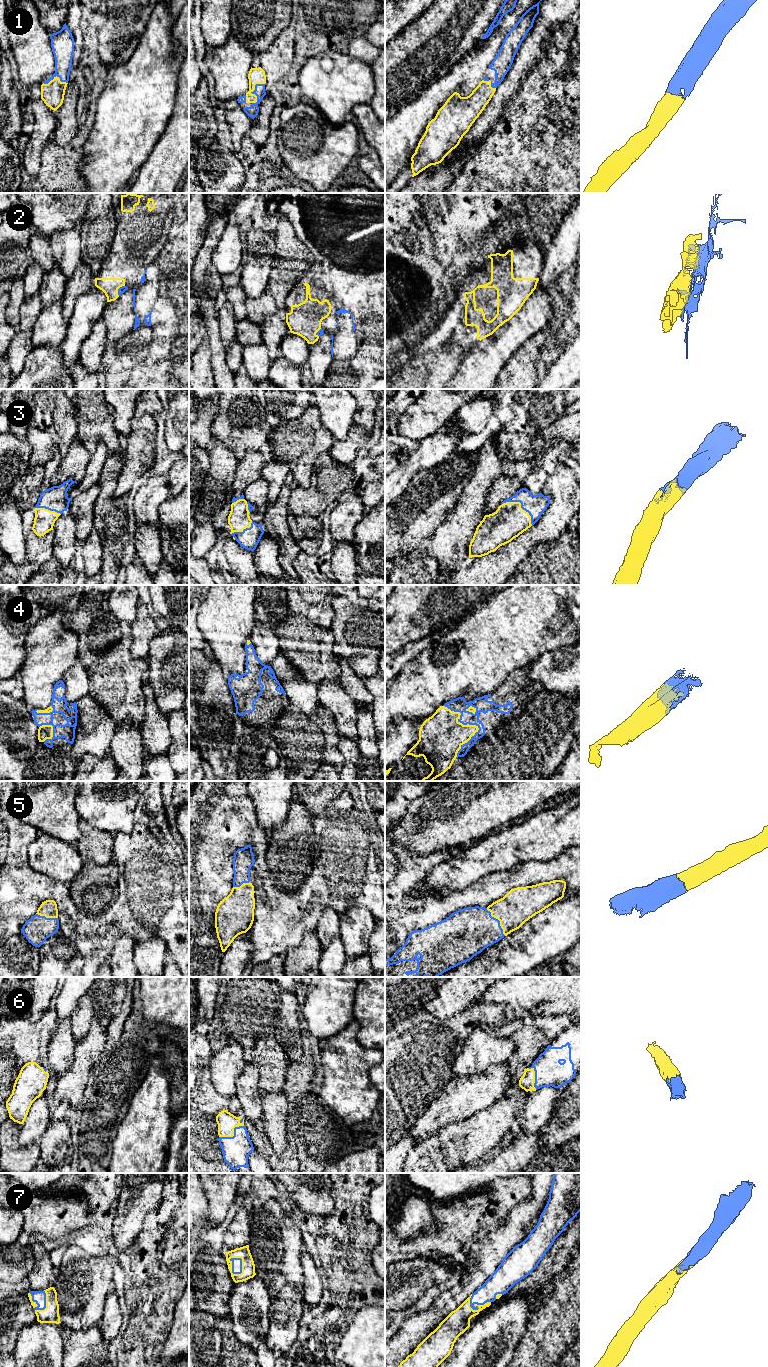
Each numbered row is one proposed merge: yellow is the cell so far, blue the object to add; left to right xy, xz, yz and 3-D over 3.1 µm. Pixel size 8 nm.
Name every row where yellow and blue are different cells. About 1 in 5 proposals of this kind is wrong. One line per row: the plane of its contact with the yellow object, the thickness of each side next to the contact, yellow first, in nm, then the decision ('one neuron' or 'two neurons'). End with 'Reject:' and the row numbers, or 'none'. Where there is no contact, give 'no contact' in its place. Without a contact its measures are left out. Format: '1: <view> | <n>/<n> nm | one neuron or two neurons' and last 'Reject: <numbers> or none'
1: xz | 130/90 nm | one neuron
2: xy | 140/60 nm | two neurons
3: yz | 280/170 nm | one neuron
4: yz | 340/120 nm | one neuron
5: yz | 280/360 nm | one neuron
6: xz | 150/220 nm | one neuron
7: xz | 110/80 nm | one neuron
Reject: 2

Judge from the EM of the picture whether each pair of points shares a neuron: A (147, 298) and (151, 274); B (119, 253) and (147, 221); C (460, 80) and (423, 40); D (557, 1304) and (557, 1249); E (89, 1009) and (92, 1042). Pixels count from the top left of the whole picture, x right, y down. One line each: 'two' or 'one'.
A: one
B: one
C: two
D: two
E: two

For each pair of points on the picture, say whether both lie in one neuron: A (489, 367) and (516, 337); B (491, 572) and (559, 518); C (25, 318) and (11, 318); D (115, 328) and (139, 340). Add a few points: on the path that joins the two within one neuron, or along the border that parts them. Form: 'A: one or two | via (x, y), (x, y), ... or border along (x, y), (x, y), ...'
A: one | via (493, 360), (509, 344)
B: one | via (508, 558), (531, 536), (542, 531)
C: two | border along (26, 298), (20, 307), (20, 322), (16, 329)
D: two | border along (133, 331), (119, 340), (108, 342)

